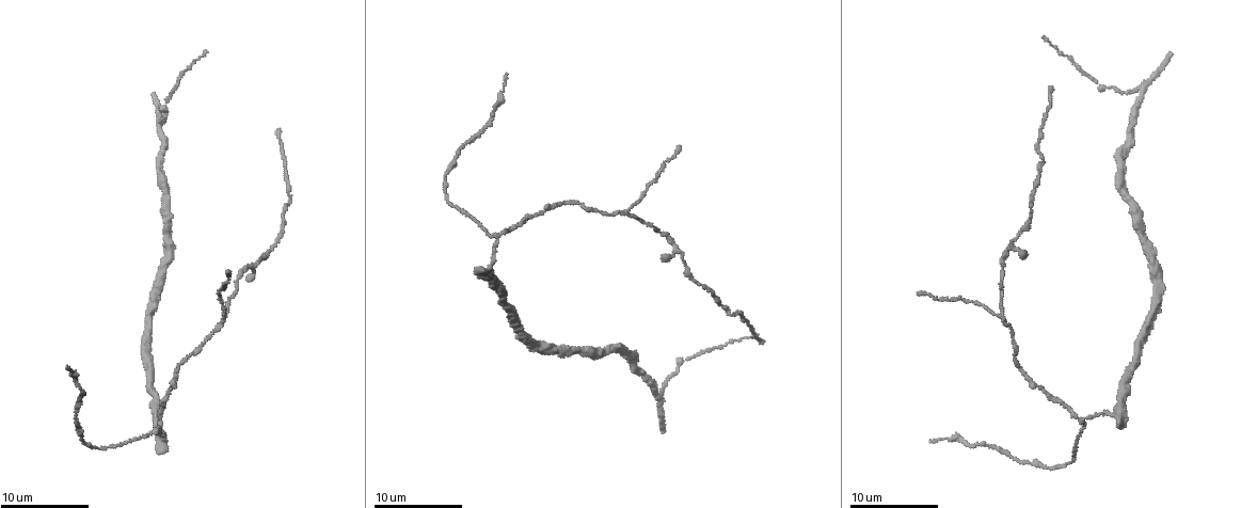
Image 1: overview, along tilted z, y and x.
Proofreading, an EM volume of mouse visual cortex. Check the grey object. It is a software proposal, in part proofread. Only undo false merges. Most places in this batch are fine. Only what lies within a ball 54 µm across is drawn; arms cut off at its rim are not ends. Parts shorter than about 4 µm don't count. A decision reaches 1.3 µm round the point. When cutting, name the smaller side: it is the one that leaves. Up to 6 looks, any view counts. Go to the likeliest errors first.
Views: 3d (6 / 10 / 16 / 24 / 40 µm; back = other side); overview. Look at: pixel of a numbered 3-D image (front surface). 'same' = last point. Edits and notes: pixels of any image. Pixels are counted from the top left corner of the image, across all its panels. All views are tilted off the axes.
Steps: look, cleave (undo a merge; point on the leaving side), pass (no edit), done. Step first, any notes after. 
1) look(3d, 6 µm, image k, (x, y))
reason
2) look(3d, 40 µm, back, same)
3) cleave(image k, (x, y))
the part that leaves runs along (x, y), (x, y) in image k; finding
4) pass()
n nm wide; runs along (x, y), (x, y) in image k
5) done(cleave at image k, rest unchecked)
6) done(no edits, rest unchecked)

look(3d, 10 µm, image 1, (1135, 90))
three arms meet

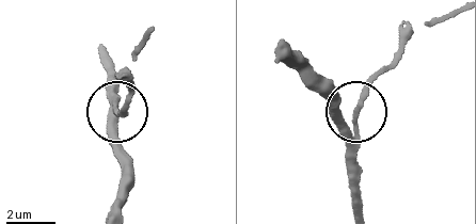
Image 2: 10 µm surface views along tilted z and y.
look(3d, 6 µm, image 2, (356, 111))

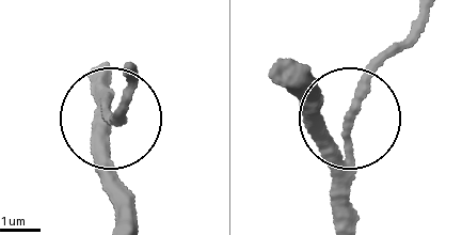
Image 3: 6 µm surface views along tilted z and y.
pass()
170 nm wide; runs along (293, 69), (324, 124), (346, 126), (332, 203) in image 3; all the same neuron

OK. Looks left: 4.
look(3d, 6 µm, image 1, (628, 212))
three-way junction

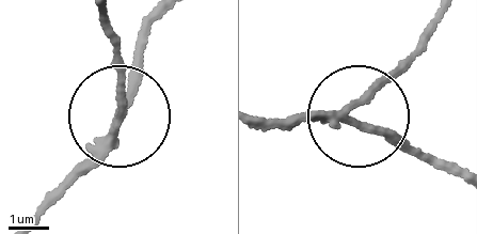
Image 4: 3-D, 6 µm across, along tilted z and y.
look(3d, 6 µm, back, image 4, (360, 124))

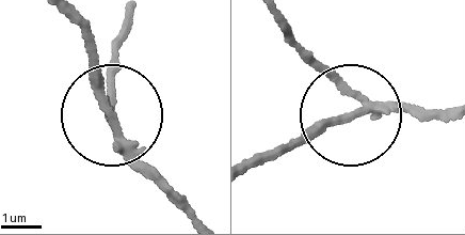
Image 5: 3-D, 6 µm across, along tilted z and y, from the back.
cleave(image 5, (110, 83))
3 arms; the part that leaves runs along (354, 92), (283, 20) in image 5; two neurons meet here

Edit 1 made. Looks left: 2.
look(3d, 6 µm, image 1, (1010, 248))
three arms meet

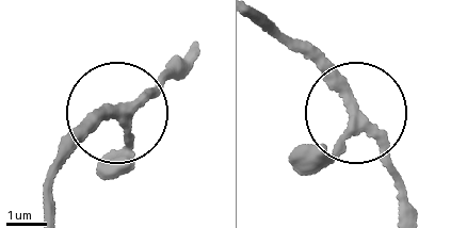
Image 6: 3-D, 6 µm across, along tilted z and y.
look(3d, 6 µm, back, image 6, (350, 102))

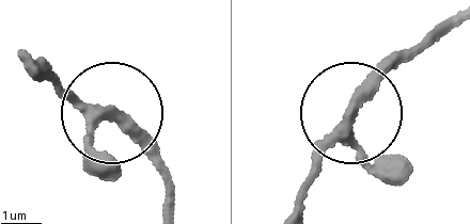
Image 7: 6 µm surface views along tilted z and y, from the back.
pass()
runs along (448, 32), (379, 81), (288, 213) in image 7; continuous, no second neuron

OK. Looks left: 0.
done(cleave at image 5, rest unchecked)

